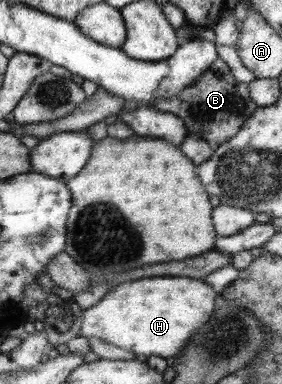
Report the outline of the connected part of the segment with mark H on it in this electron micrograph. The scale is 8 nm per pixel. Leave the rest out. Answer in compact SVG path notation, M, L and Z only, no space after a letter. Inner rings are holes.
M152 276L134 282L120 284L99 300L94 306L82 311L81 337L98 337L104 342L119 346L136 355L157 356L171 361L176 358L194 334L205 326L218 307L220 294L204 279L170 278Z

